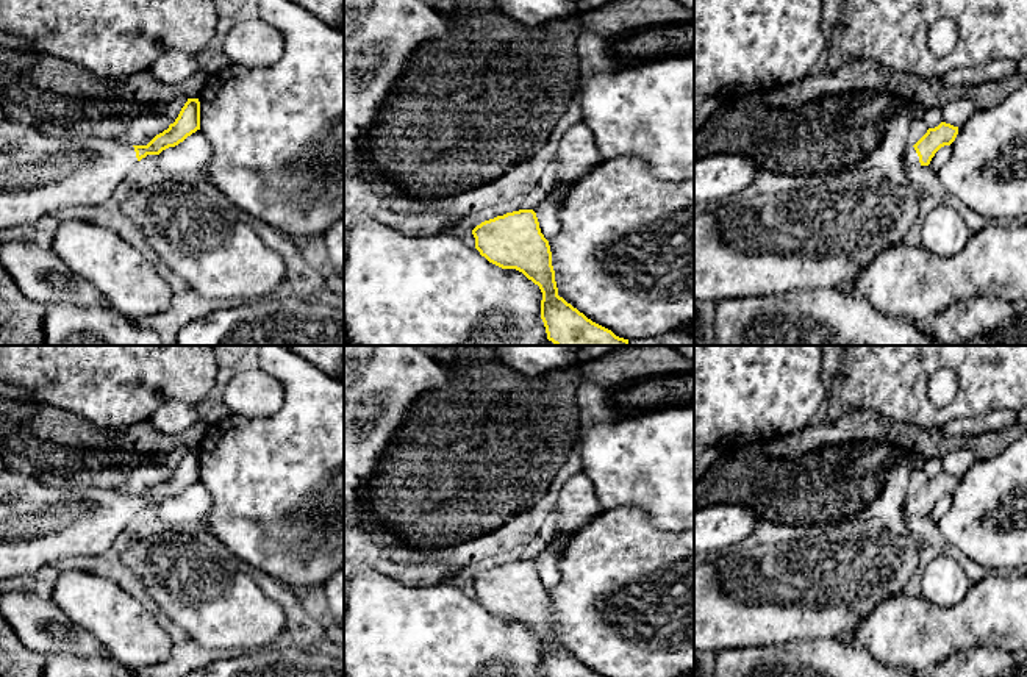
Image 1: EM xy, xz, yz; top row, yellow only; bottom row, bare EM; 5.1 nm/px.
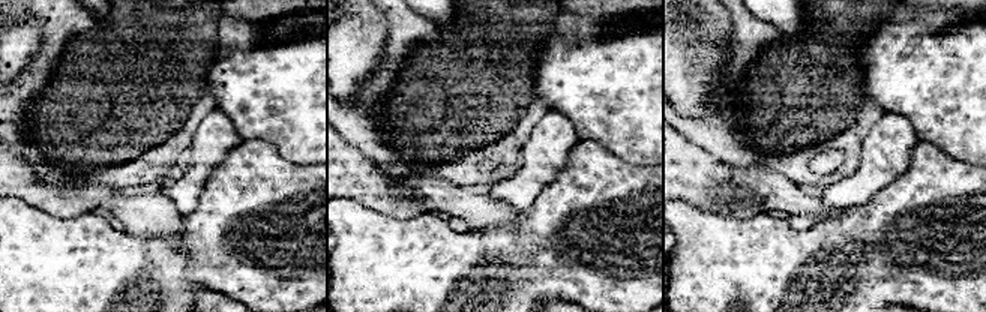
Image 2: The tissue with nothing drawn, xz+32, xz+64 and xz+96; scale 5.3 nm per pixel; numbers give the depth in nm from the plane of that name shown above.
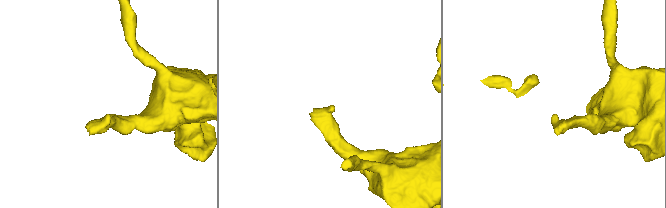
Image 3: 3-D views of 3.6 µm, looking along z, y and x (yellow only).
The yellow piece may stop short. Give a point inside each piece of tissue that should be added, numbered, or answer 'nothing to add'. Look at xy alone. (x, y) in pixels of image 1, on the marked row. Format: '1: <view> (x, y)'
1: xy (39, 174)

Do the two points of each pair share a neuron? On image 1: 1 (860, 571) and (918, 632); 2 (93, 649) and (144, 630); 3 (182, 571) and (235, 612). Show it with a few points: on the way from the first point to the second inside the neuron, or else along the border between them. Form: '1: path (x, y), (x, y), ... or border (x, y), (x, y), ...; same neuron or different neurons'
1: border (904, 591), (887, 596), (860, 623); different neurons
2: border (74, 624), (89, 630), (110, 655); different neurons
3: path (194, 580), (222, 607); same neuron

